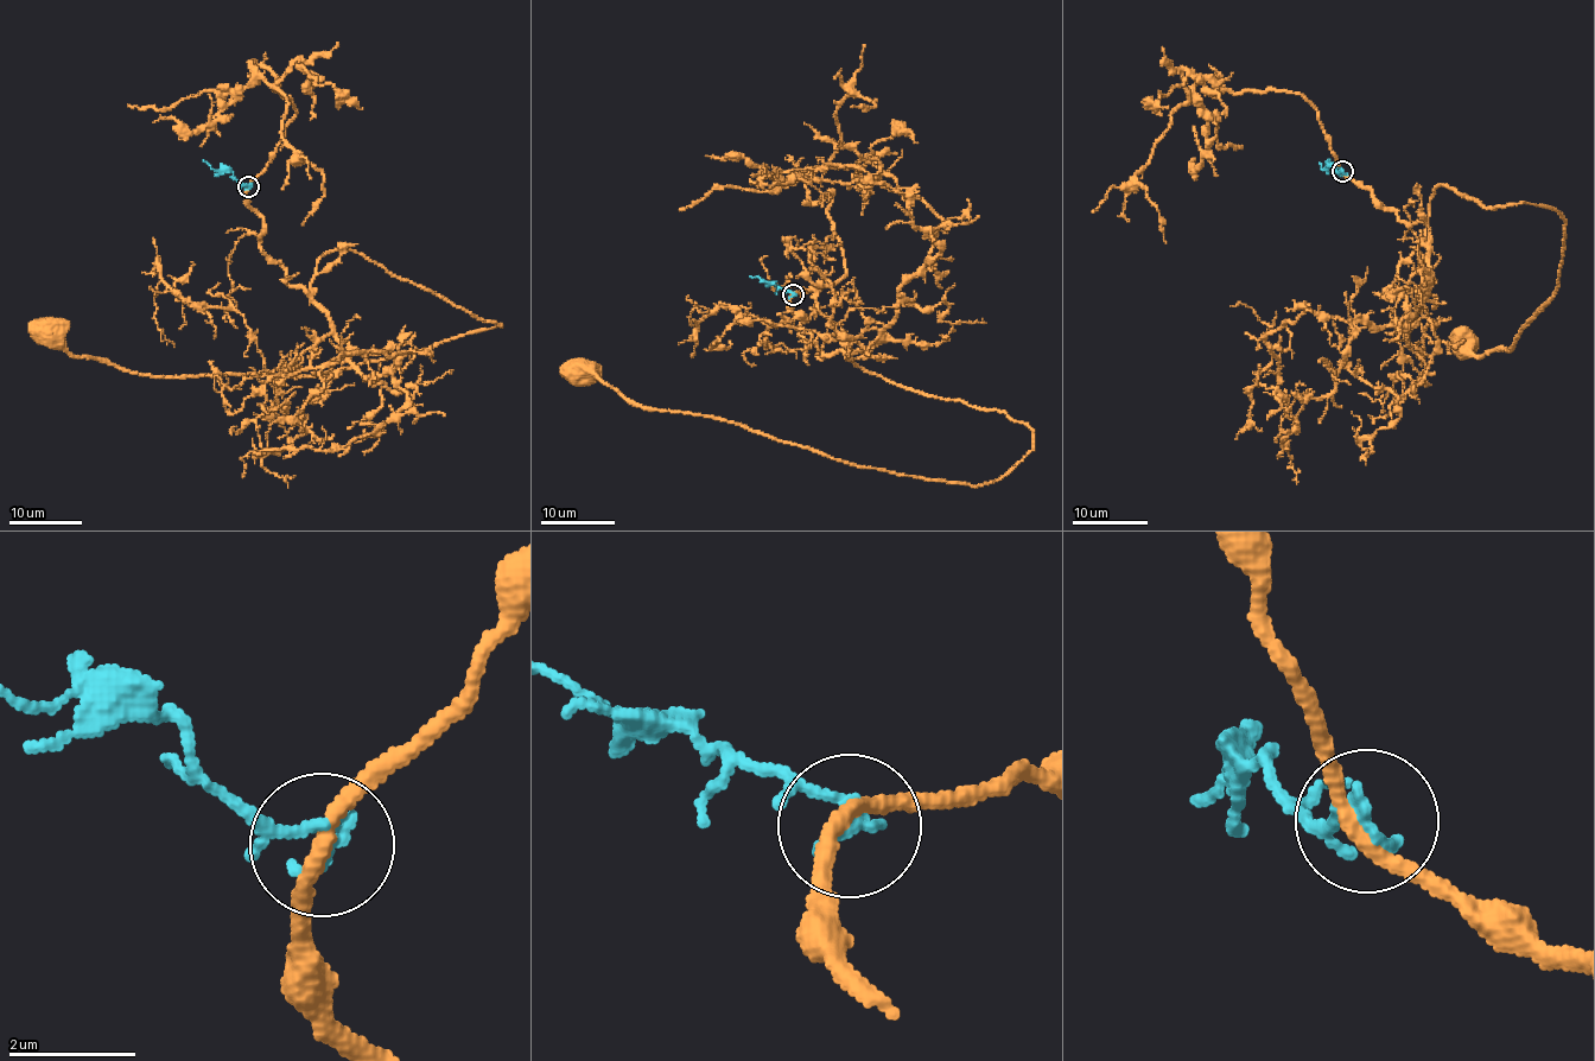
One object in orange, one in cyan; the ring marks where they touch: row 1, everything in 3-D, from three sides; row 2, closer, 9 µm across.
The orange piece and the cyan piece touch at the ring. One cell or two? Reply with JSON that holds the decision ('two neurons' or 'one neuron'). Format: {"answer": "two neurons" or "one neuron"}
{"answer": "two neurons"}

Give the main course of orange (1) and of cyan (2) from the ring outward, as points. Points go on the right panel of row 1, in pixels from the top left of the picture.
1: (1344, 172), (1427, 224), (1427, 243), (1441, 184), (1564, 221), (1551, 300), (1511, 351), (1461, 345)
2: (1344, 172), (1340, 173), (1329, 164), (1322, 169), (1320, 163)

